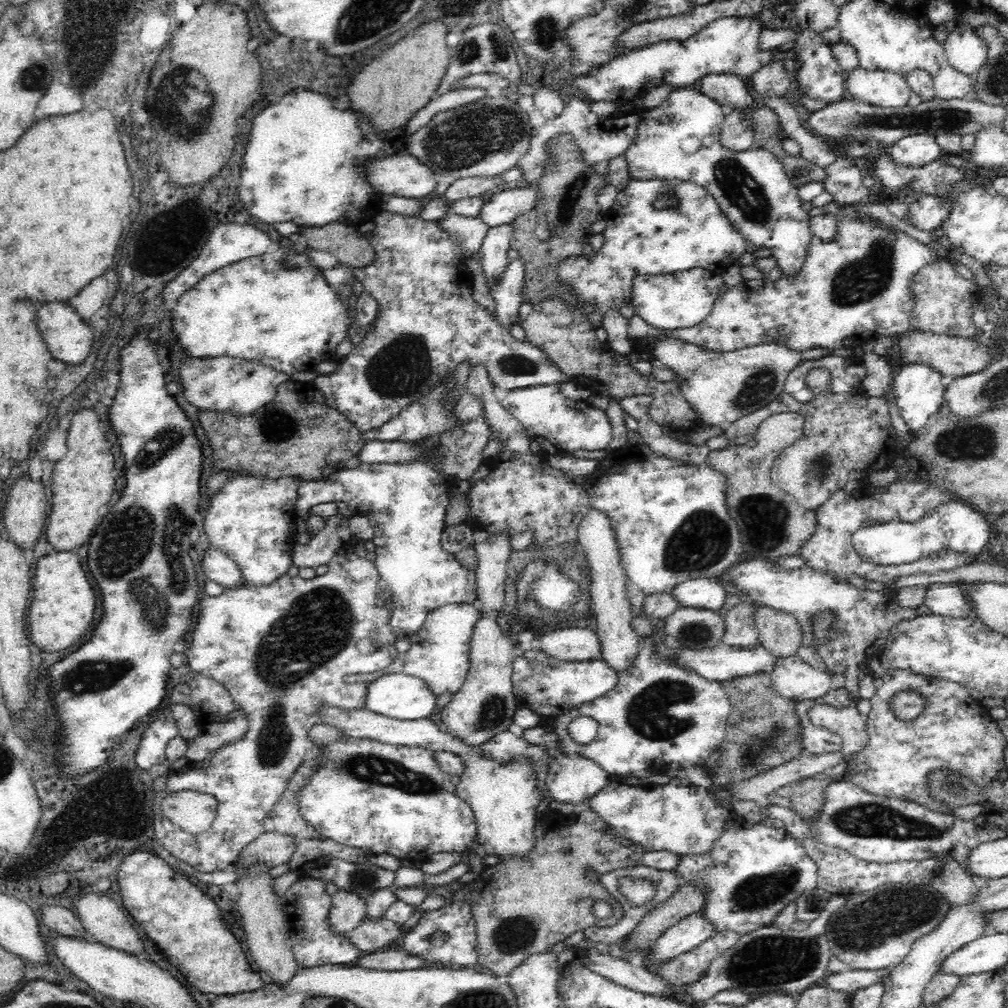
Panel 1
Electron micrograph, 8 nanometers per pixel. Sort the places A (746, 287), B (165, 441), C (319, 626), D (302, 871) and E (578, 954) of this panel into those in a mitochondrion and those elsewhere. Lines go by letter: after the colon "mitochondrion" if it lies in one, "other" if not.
A: other
B: mitochondrion
C: mitochondrion
D: other
E: other

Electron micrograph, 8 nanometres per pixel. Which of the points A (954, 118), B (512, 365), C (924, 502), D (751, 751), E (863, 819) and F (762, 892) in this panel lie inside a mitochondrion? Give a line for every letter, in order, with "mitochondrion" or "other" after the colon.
A: mitochondrion
B: mitochondrion
C: other
D: mitochondrion
E: mitochondrion
F: mitochondrion

